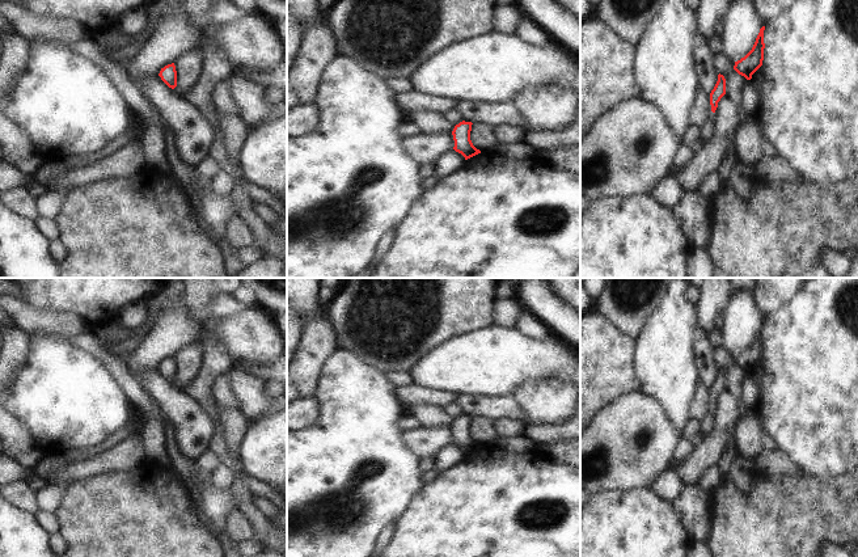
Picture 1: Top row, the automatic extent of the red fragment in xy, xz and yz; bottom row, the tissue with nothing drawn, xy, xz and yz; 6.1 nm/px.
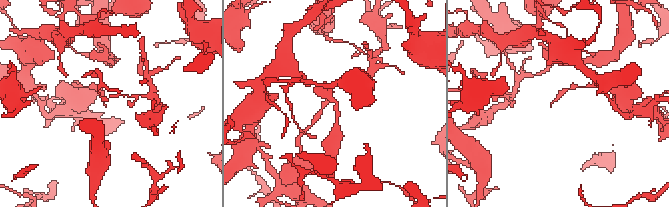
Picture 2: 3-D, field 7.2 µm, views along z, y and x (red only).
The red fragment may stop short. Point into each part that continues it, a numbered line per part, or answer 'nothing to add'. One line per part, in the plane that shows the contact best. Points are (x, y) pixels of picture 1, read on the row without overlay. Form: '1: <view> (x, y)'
nothing to add

